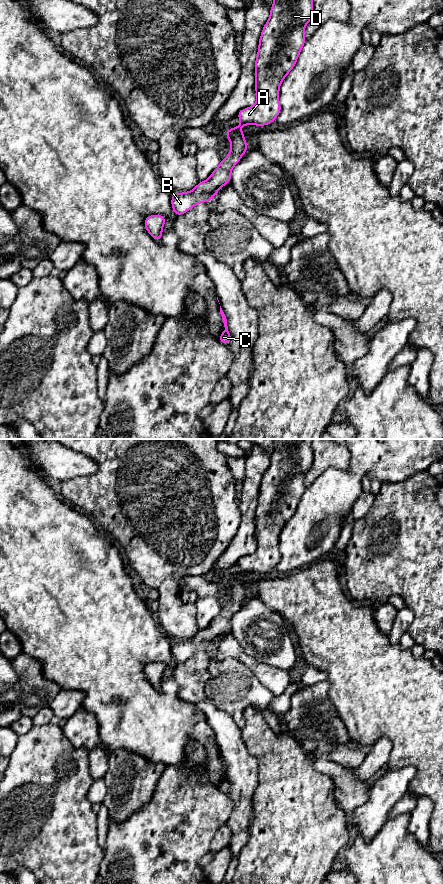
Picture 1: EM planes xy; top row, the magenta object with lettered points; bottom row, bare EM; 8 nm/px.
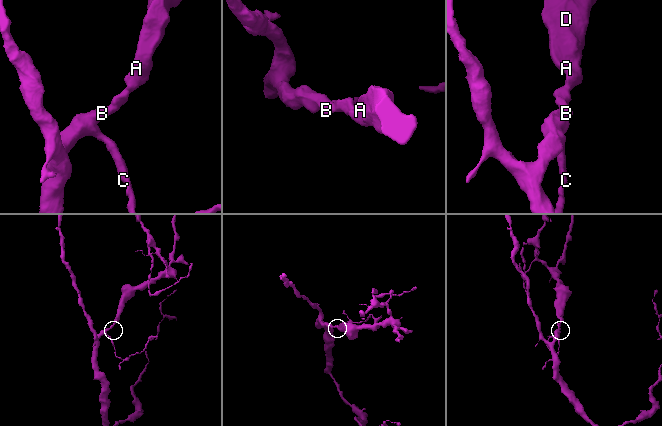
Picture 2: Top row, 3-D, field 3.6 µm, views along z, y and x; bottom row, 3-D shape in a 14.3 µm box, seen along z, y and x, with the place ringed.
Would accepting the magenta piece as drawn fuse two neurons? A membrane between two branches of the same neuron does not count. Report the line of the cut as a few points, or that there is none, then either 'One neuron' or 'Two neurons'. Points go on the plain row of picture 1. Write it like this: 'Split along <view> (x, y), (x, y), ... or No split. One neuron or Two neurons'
No split. One neuron

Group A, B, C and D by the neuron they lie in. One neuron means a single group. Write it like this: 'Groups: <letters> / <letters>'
Groups: A B C D

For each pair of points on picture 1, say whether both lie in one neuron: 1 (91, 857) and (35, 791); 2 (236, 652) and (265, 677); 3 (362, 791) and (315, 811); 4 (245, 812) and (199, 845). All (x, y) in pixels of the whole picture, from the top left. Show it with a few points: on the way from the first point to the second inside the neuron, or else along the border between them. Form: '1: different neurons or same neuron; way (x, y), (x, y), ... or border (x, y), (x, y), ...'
1: same neuron; way (75, 841), (41, 807)
2: same neuron; way (243, 658), (258, 670)
3: different neurons; border (331, 779), (334, 799), (349, 818)
4: different neurons; border (231, 800), (232, 811), (226, 823)

